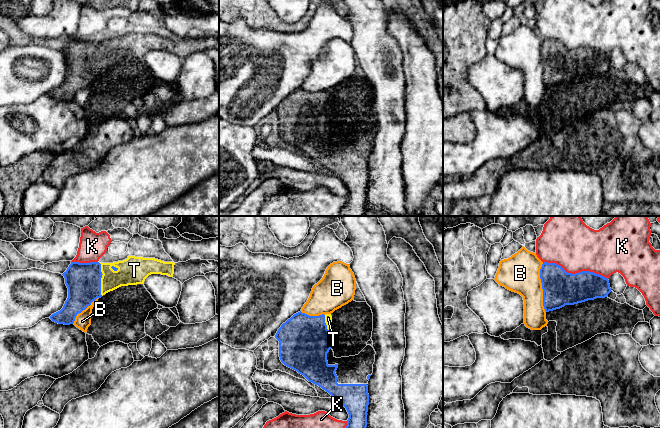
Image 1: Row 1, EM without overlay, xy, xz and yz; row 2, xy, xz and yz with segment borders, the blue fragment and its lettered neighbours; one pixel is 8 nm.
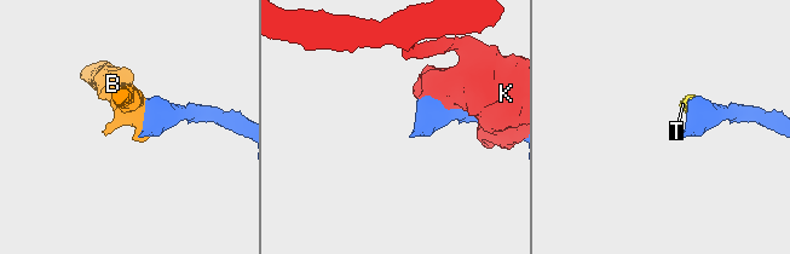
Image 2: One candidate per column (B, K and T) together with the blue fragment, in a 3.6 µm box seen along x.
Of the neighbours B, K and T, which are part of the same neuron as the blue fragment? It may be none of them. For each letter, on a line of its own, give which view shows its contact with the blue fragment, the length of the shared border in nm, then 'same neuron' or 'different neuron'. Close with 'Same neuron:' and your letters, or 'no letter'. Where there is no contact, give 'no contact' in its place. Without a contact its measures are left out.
B: yz | 400 nm | different neuron
K: yz | 550 nm | different neuron
T: xy | 260 nm | same neuron
Same neuron: T

